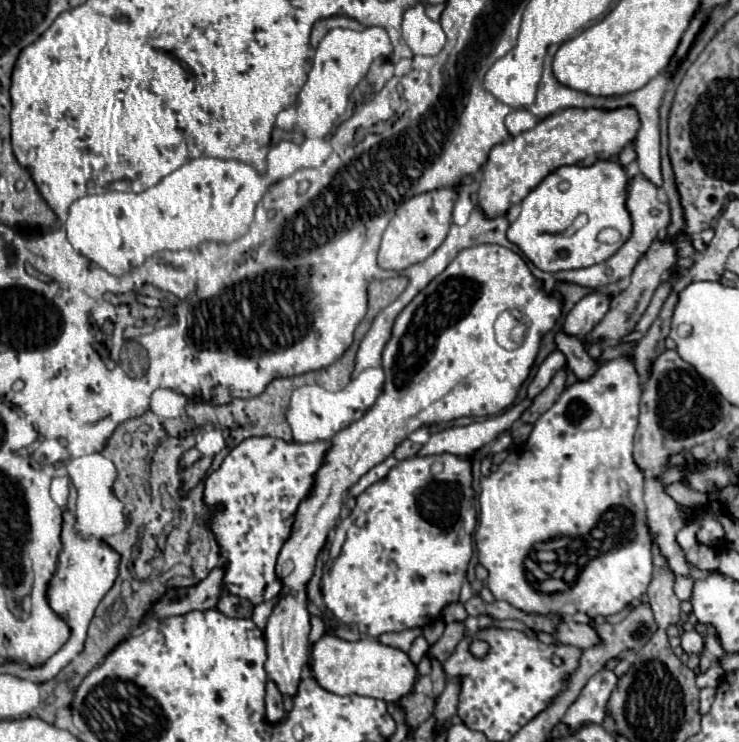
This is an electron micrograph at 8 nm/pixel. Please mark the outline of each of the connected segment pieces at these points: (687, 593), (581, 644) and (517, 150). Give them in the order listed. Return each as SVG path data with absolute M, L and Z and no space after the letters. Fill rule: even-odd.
M675 576L675 594L679 600L689 600L693 594L693 578L691 576Z
M573 620L557 622L553 636L563 644L571 644L571 646L577 646L583 650L599 642L597 632L589 624L577 624Z
M567 108L557 114L551 114L543 118L533 130L527 130L525 134L519 134L503 144L497 144L491 148L487 164L483 166L483 172L479 176L479 190L477 190L477 206L481 208L485 218L497 218L503 216L513 204L519 204L549 172L553 172L559 166L567 164L583 164L589 166L595 160L601 158L613 158L617 156L637 134L639 130L639 116L633 108L619 108L613 112L605 110L579 110L579 108Z

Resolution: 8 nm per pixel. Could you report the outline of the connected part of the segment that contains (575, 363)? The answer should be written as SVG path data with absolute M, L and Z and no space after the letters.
M557 332L555 344L567 356L567 366L573 370L577 378L589 378L595 372L595 360L585 352L585 346L579 338L569 336L565 332Z

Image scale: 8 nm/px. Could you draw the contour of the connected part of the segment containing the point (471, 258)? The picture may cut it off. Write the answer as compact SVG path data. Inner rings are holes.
M481 244L465 248L453 258L453 262L429 282L397 316L393 324L393 334L389 342L385 344L383 350L383 370L389 374L385 388L373 408L367 410L363 418L347 426L345 430L337 432L331 438L331 450L325 456L325 462L321 470L317 472L313 492L309 494L307 500L301 502L295 524L293 524L293 534L289 540L283 544L283 550L277 560L277 576L283 580L283 598L277 602L273 608L267 628L265 628L265 642L267 642L267 662L265 662L265 672L267 676L277 684L283 696L293 698L297 694L297 686L301 682L301 672L303 666L309 662L309 610L307 610L307 596L305 596L305 584L313 576L315 568L315 558L329 534L329 530L337 524L339 512L343 508L343 500L347 496L347 490L351 484L355 484L367 470L383 462L389 454L393 454L395 446L405 440L413 430L429 424L439 424L439 422L449 422L455 418L463 416L493 416L503 410L507 410L521 384L527 380L533 360L539 350L539 342L543 334L547 334L553 326L555 320L561 316L561 302L545 294L543 288L537 284L535 276L527 268L525 260L511 252L509 248L497 246L497 244ZM505 310L519 310L529 318L529 328L527 336L515 350L505 350L497 344L495 334L493 334L493 322L497 316ZM289 590L297 590L295 596L289 594Z

